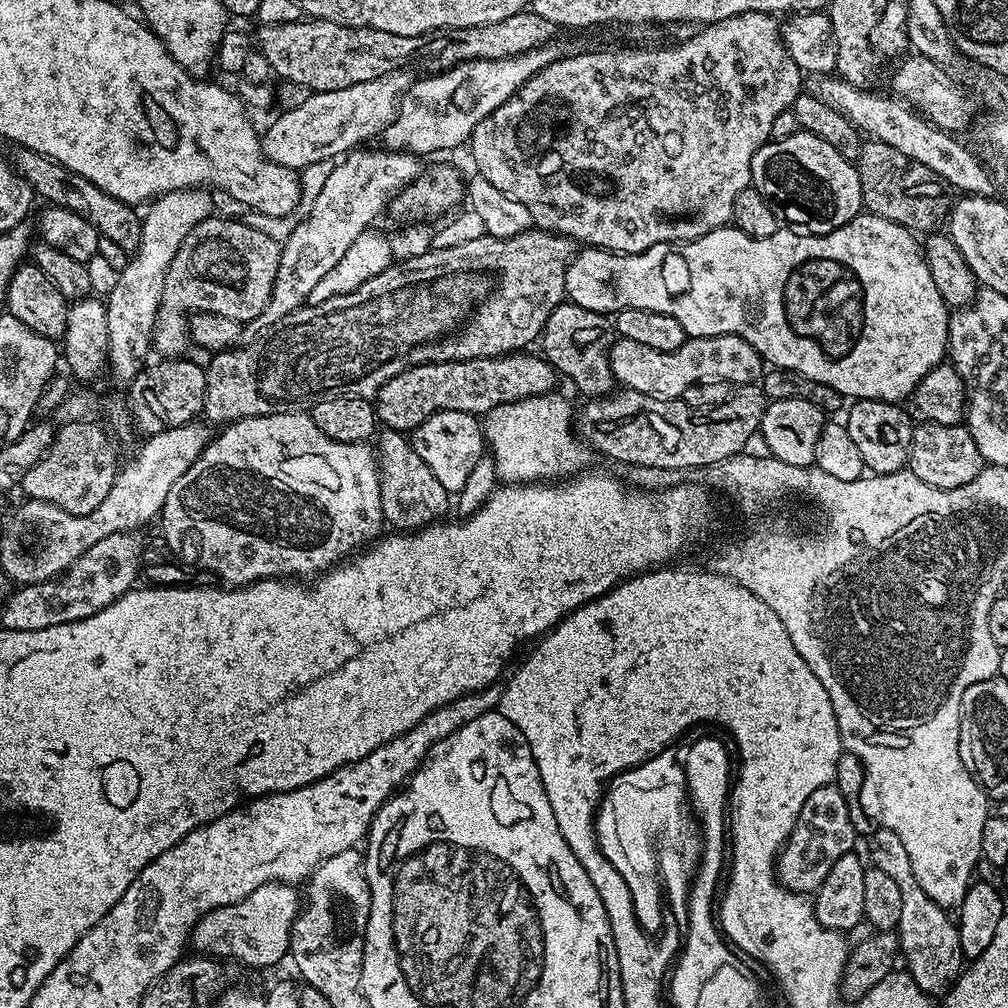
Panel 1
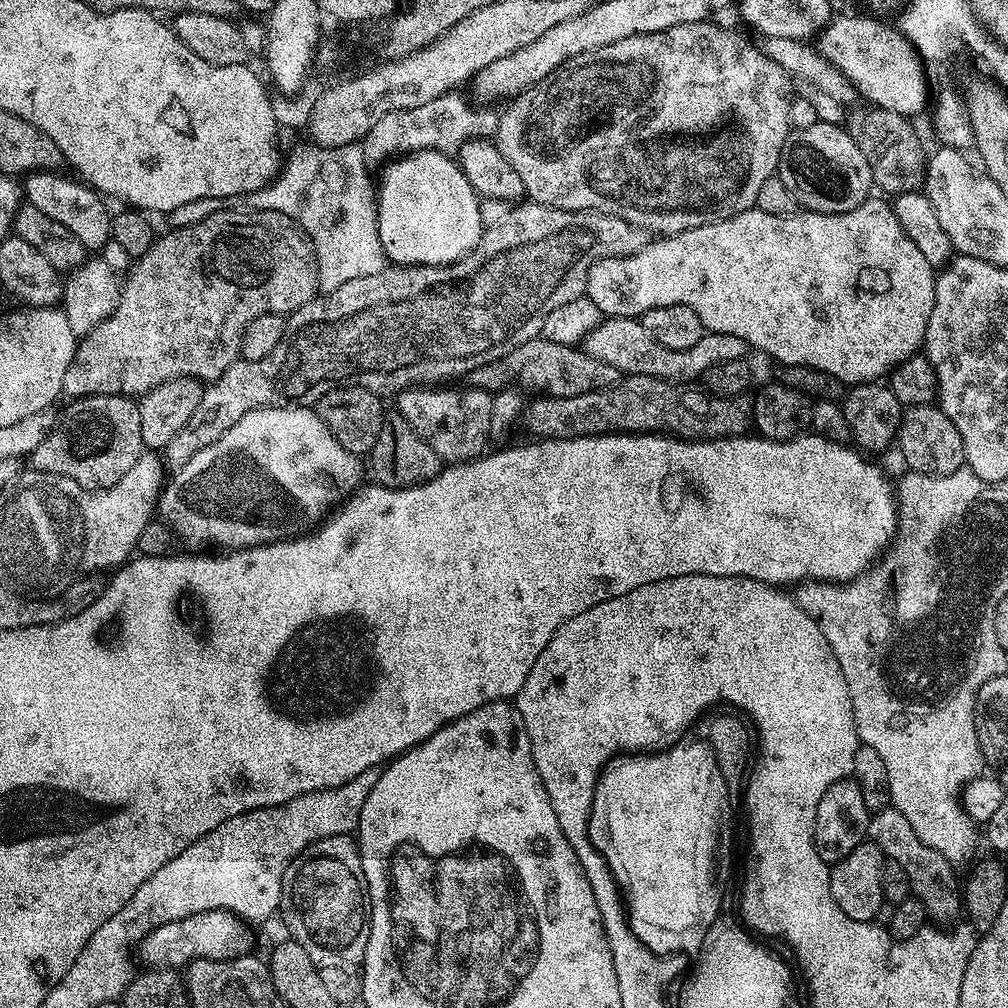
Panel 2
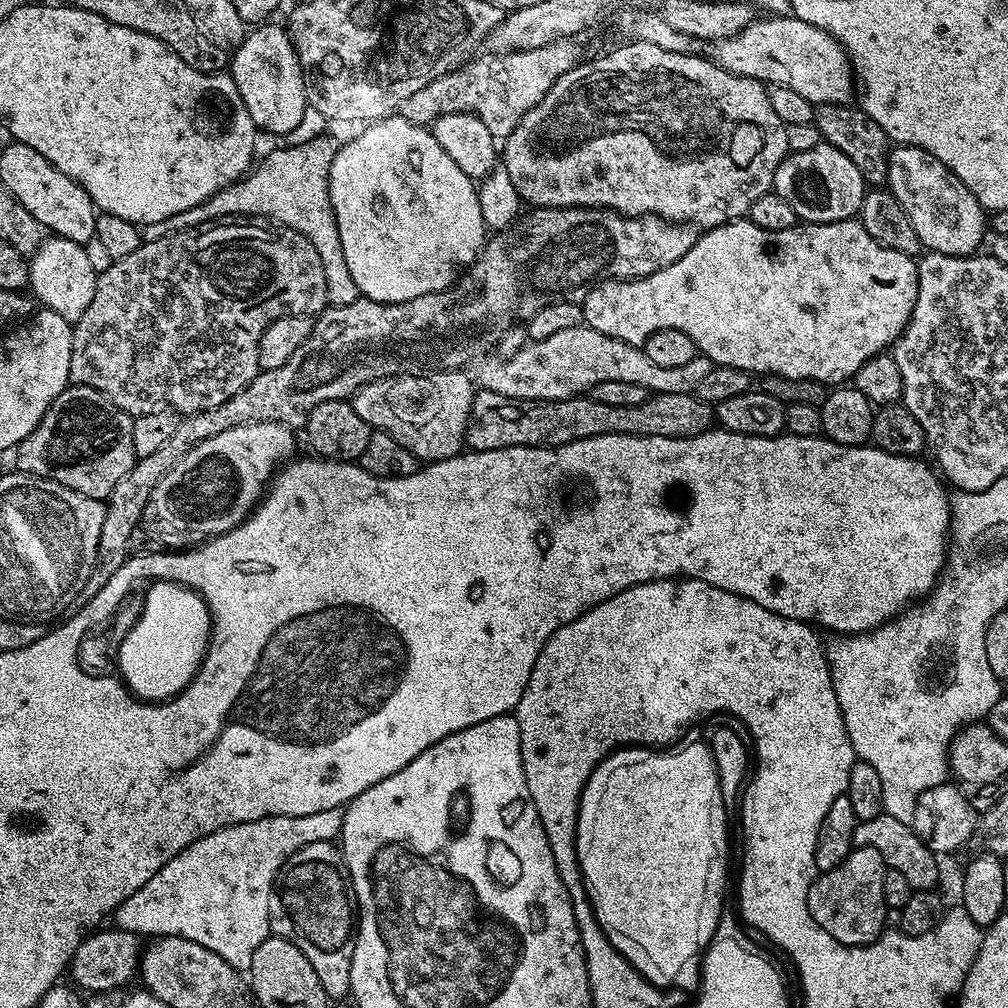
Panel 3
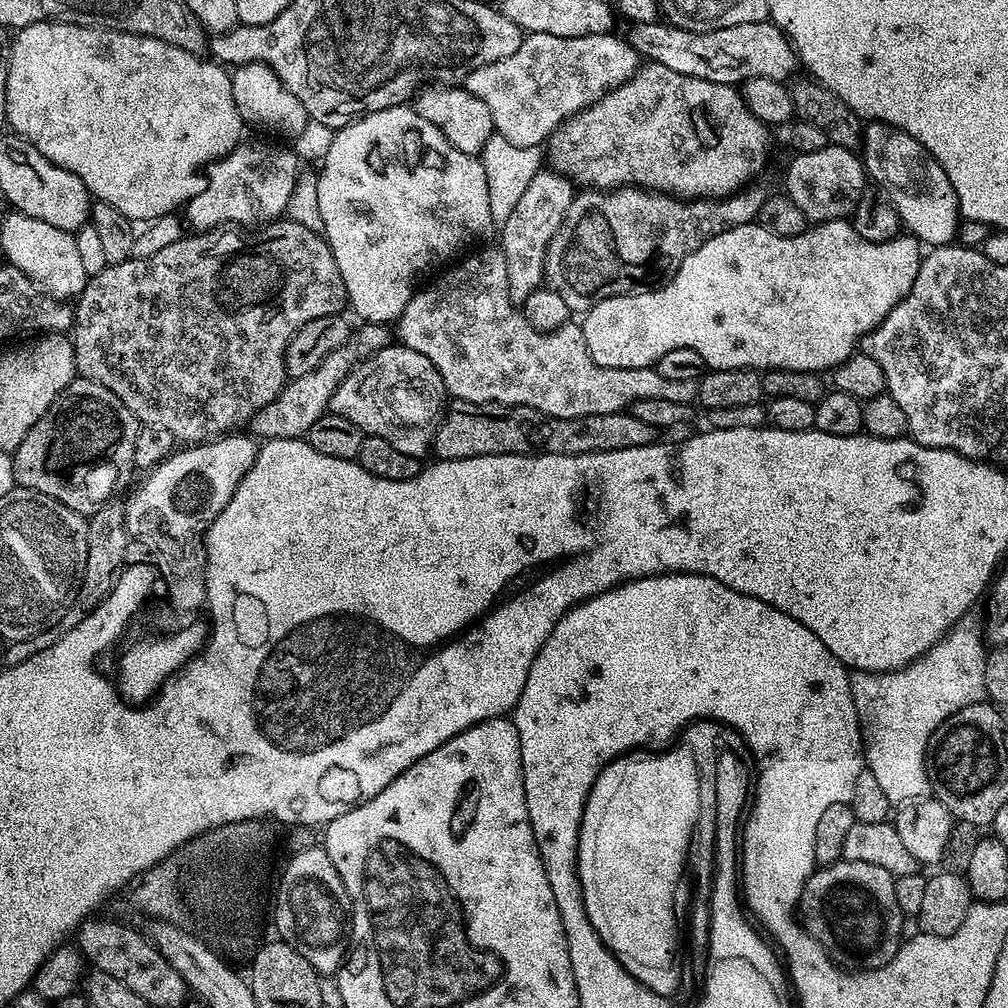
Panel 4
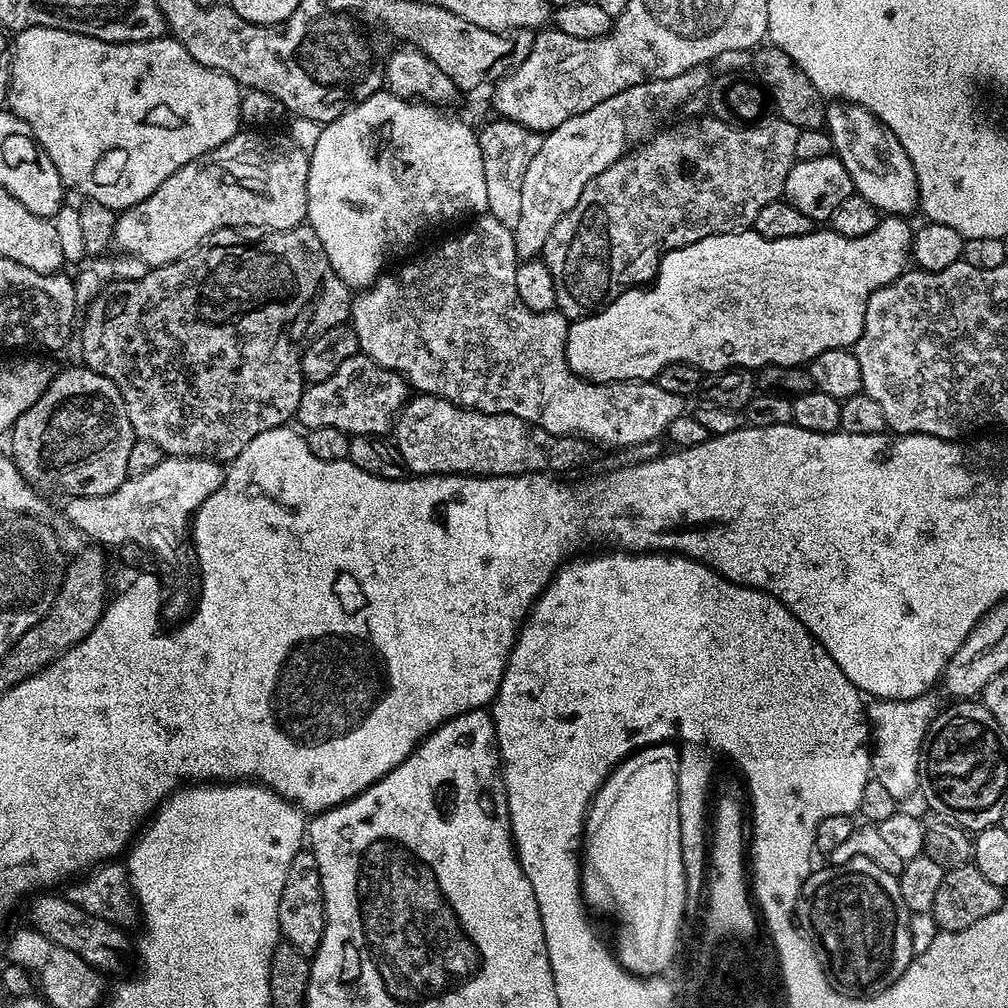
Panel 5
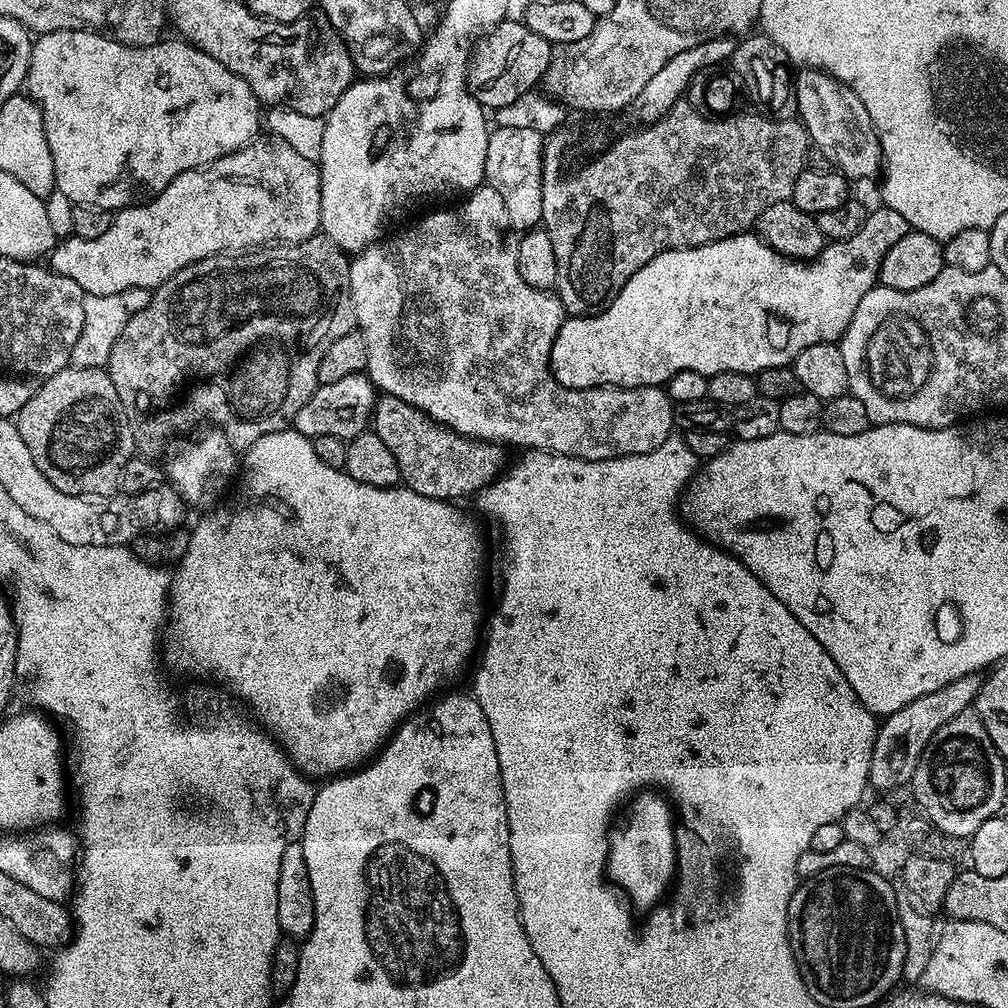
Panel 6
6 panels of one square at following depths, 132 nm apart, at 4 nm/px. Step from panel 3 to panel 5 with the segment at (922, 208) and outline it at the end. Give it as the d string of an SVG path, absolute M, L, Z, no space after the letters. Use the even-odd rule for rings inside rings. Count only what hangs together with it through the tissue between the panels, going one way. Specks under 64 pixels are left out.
M832 102L825 110L823 127L832 139L834 155L846 166L846 170L852 179L852 187L855 195L866 198L877 210L884 214L907 217L908 212L916 212L920 199L920 187L916 185L916 171L898 138L888 127L881 124L878 117L870 114L861 104L851 102Z

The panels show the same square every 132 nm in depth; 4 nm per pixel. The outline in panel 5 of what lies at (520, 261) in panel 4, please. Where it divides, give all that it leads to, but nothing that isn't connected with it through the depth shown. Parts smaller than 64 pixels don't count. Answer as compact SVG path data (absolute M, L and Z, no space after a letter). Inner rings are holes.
M707 63L694 66L674 78L661 80L645 80L643 84L635 84L622 94L614 94L614 98L606 98L606 102L598 102L598 106L590 106L582 114L574 114L574 118L566 118L562 126L543 133L543 140L538 154L530 161L527 167L526 178L522 183L522 210L519 211L519 221L516 228L512 229L512 236L516 240L516 255L520 260L535 260L543 253L546 238L550 238L550 230L558 226L558 222L574 206L578 206L578 198L582 198L582 190L602 170L614 166L629 151L630 146L641 143L653 131L656 119L660 115L666 116L675 108L680 108L691 96L696 96L700 91L707 89L713 83L714 72L711 72Z

